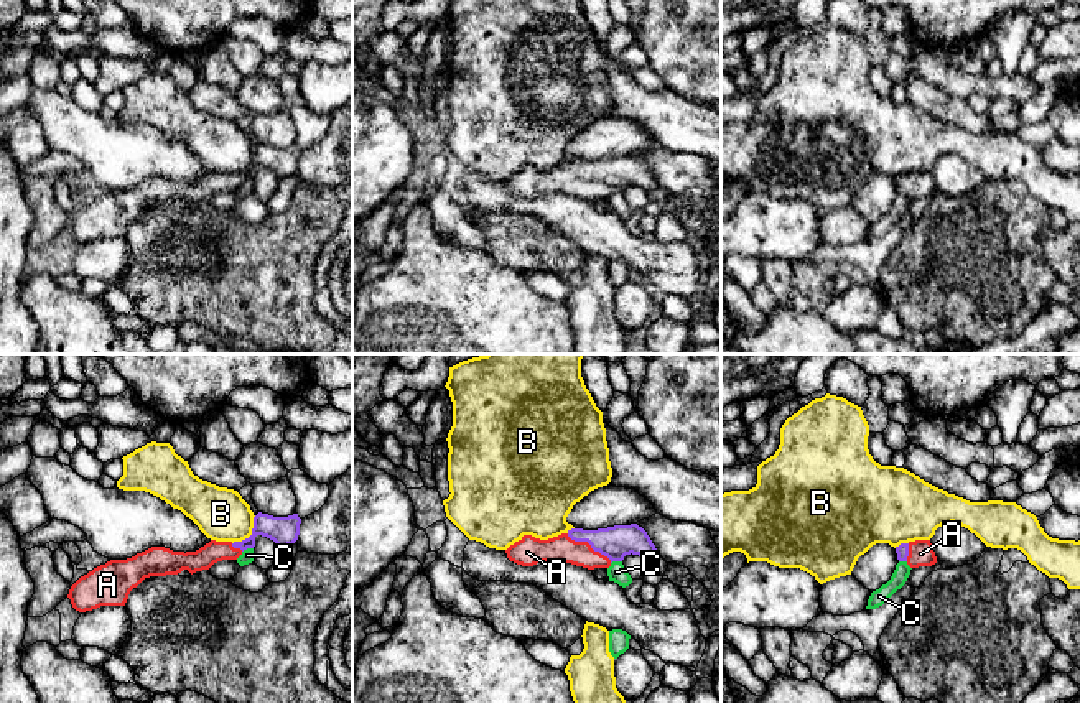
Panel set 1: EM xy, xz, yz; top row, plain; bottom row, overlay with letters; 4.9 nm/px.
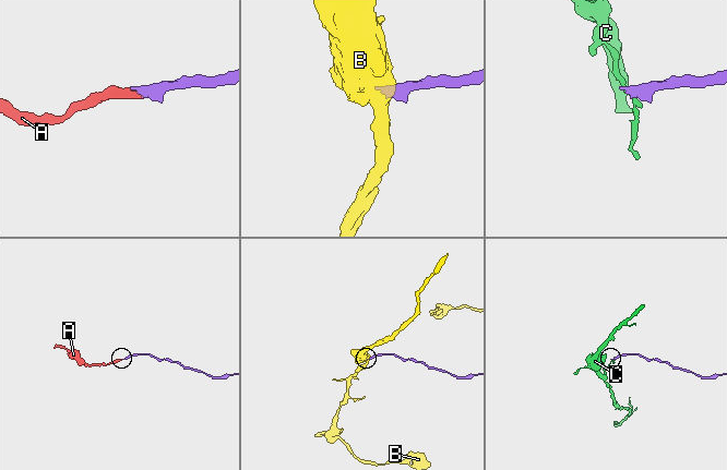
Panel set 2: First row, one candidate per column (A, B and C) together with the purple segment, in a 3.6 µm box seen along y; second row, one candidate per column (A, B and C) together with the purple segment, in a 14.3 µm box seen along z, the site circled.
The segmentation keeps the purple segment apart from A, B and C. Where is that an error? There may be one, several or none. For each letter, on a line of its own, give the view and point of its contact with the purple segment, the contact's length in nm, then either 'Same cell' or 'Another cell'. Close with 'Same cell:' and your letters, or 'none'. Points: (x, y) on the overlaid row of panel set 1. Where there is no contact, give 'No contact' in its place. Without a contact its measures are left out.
A: Touches purple at xz (590, 544). Shared border 260 nm. Same cell
B: Touches purple at xy (252, 534). Shared border 180 nm. Another cell
C: Touches purple at xy (247, 547). Shared border 60 nm. Another cell
Same cell: A

